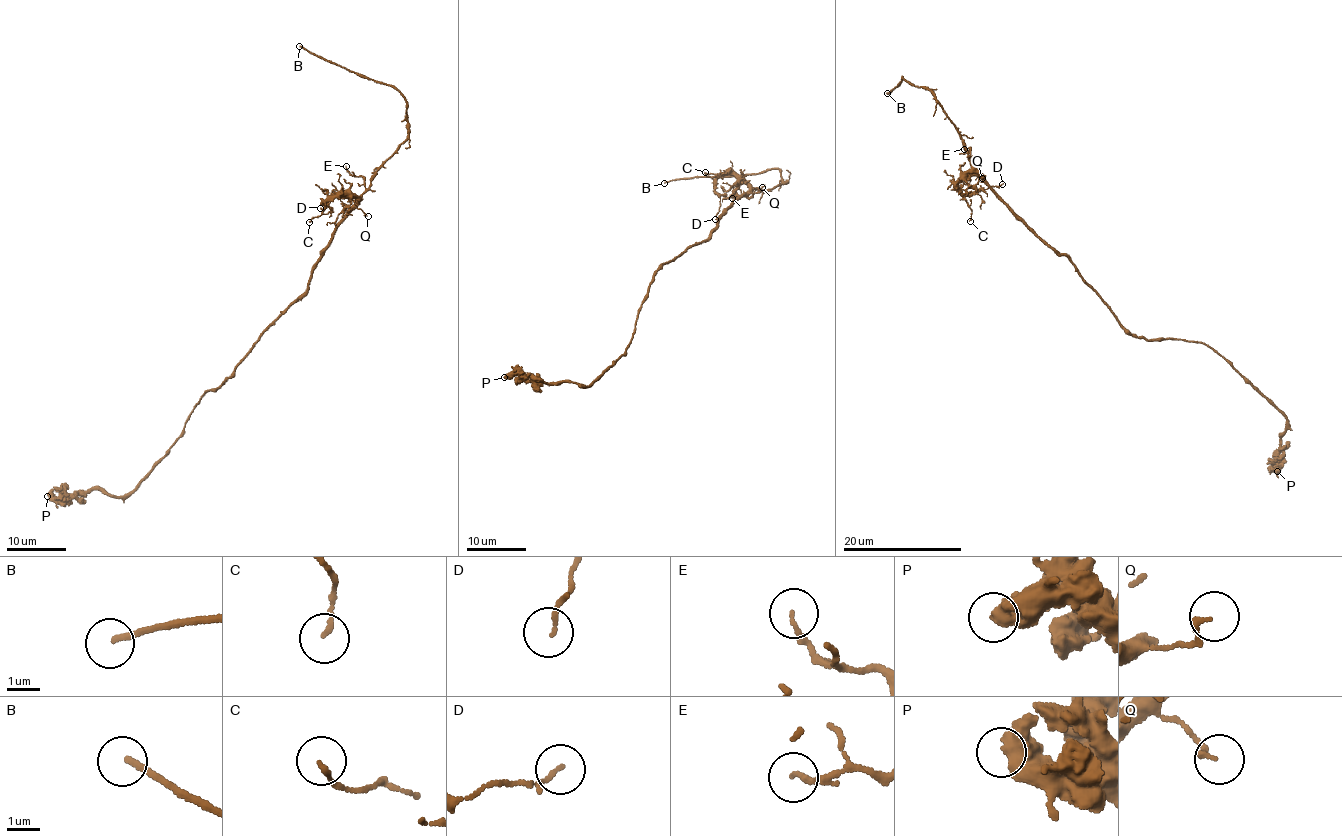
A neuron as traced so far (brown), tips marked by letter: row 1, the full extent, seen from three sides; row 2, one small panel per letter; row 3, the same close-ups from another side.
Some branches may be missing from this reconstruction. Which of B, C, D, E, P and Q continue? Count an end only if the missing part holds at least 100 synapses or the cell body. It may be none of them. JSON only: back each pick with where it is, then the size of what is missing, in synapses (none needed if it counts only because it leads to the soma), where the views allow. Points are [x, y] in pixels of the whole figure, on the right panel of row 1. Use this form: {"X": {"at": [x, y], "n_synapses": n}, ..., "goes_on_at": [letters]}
{"B": {"at": [887, 93]}, "goes_on_at": ["B"]}

